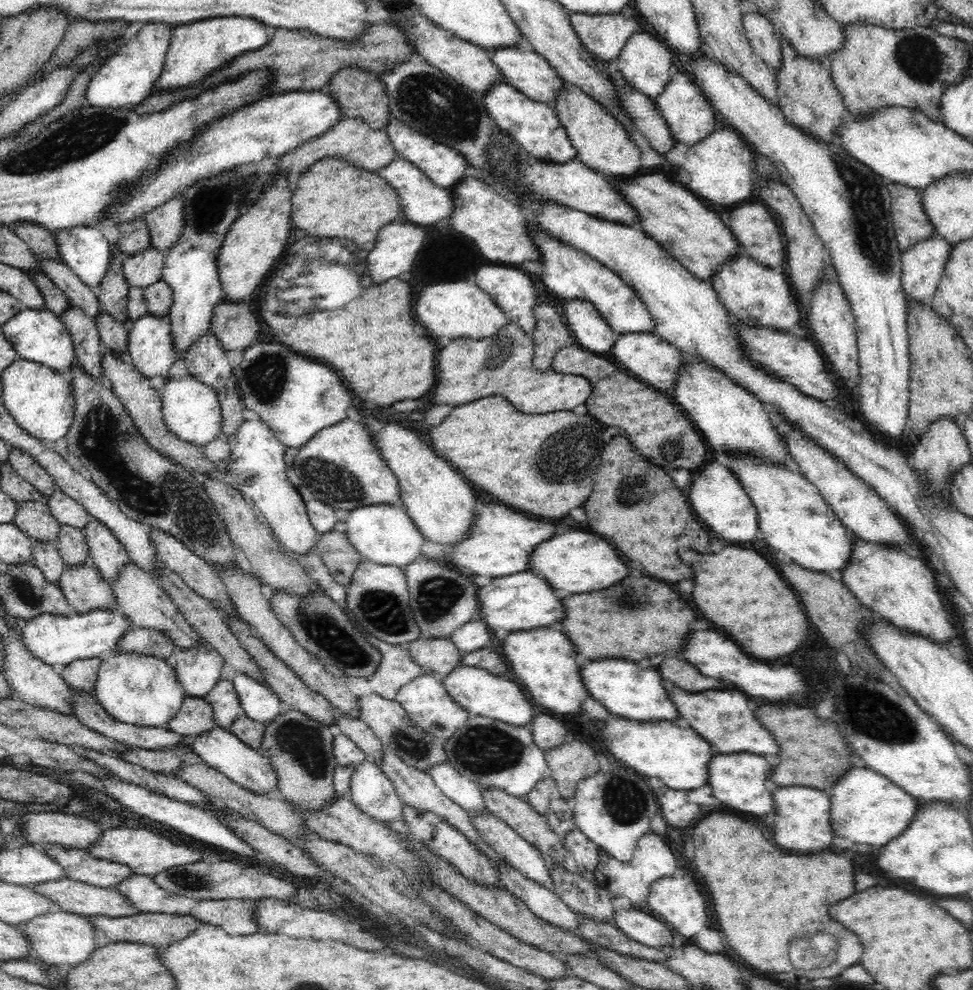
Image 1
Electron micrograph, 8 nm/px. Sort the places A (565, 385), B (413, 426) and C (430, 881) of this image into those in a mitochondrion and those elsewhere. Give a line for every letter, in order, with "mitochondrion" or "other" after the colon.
A: other
B: other
C: other

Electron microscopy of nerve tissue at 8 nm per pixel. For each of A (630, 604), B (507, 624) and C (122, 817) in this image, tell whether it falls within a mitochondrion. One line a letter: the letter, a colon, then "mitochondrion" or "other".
A: mitochondrion
B: other
C: other

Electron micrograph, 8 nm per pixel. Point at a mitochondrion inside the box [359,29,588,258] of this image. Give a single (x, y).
(428, 100)

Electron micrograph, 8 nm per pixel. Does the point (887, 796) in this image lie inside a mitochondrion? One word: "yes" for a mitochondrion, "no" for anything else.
no

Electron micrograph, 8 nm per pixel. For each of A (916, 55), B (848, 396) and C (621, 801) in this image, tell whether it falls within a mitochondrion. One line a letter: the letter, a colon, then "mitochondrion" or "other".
A: mitochondrion
B: other
C: mitochondrion

